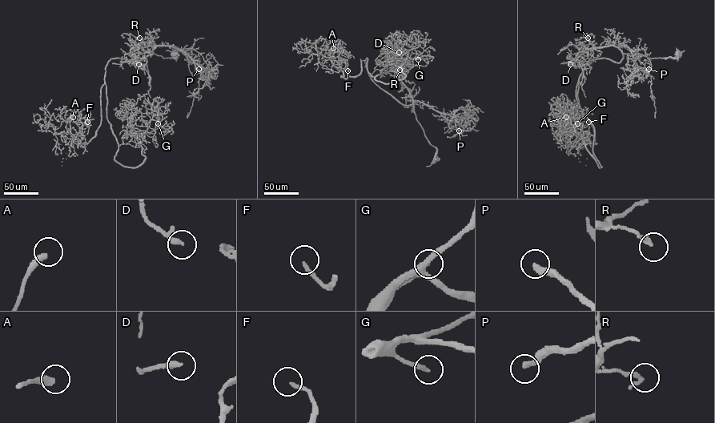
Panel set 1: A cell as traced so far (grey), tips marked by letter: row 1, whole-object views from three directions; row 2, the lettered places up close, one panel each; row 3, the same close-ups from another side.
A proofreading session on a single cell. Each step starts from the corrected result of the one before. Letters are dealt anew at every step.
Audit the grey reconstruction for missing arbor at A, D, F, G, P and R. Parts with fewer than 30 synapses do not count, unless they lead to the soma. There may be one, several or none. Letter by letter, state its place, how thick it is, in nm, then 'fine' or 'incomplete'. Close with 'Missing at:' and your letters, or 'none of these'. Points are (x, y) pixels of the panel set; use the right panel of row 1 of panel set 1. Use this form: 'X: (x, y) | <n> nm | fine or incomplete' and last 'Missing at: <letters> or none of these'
A: (566, 117) | 360 nm | incomplete
D: (570, 64) | 280 nm | fine
F: (588, 122) | 180 nm | incomplete
G: (577, 123) | 240 nm | incomplete
P: (648, 69) | 300 nm | fine
R: (588, 38) | 240 nm | fine
Missing at: A, F, G

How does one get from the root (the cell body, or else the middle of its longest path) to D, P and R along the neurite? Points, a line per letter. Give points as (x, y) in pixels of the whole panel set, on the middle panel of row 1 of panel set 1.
D: (435, 160), (436, 148), (426, 137), (415, 114), (409, 90), (400, 80), (396, 54), (399, 52)
P: (435, 160), (436, 148), (426, 138), (416, 118), (413, 102), (424, 103), (452, 116), (463, 128), (459, 130)
R: (435, 160), (436, 148), (426, 138), (416, 118), (409, 90), (395, 71), (399, 70)

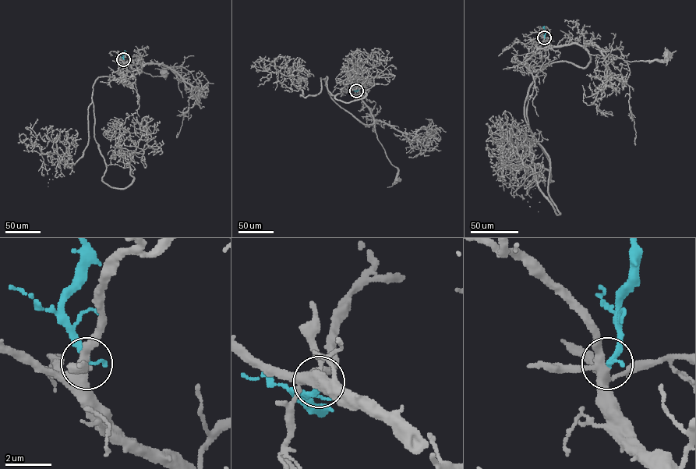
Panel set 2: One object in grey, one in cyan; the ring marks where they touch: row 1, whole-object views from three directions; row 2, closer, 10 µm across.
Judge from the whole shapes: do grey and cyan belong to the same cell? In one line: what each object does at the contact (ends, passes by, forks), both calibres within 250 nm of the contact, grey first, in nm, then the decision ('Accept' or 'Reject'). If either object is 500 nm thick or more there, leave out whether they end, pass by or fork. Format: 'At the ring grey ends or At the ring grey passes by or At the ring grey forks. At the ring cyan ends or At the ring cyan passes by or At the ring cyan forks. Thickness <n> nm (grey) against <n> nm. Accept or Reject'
At the ring grey forks. At the ring cyan ends. Thickness 380 nm (grey) against 280 nm. Accept

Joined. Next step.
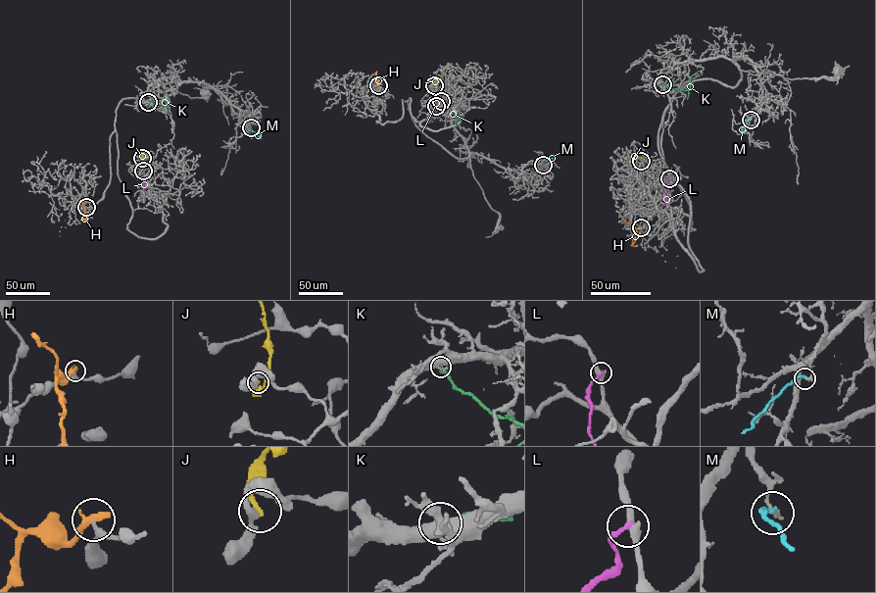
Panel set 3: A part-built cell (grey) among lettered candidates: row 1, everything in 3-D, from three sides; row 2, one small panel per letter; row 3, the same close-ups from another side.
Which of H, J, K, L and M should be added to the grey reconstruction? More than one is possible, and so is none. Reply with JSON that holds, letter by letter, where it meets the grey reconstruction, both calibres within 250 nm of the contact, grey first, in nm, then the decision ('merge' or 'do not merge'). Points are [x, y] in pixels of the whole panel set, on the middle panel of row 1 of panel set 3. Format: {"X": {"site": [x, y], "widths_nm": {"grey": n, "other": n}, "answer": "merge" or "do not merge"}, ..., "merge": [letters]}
{"H": {"site": [378, 85], "widths_nm": {"grey": 240, "other": 420}, "answer": "do not merge"}, "J": {"site": [434, 85], "widths_nm": {"grey": 300, "other": 240}, "answer": "do not merge"}, "K": {"site": [441, 101], "widths_nm": {"grey": 420, "other": 200}, "answer": "do not merge"}, "L": {"site": [436, 106], "widths_nm": {"grey": 380, "other": 180}, "answer": "do not merge"}, "M": {"site": [543, 165], "widths_nm": {"grey": 190, "other": 190}, "answer": "do not merge"}, "merge": []}

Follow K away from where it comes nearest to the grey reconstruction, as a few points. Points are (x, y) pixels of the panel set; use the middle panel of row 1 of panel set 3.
K: (441, 101), (459, 120), (456, 125)

